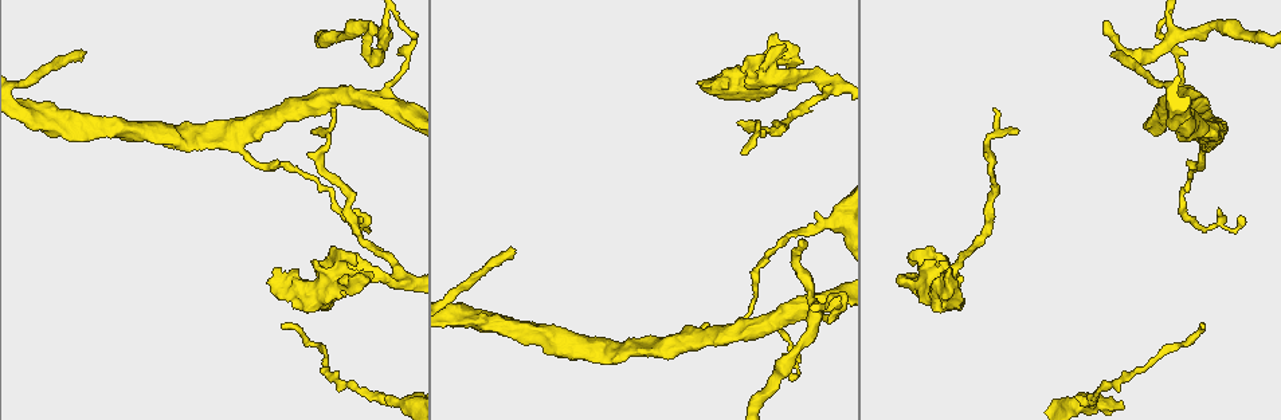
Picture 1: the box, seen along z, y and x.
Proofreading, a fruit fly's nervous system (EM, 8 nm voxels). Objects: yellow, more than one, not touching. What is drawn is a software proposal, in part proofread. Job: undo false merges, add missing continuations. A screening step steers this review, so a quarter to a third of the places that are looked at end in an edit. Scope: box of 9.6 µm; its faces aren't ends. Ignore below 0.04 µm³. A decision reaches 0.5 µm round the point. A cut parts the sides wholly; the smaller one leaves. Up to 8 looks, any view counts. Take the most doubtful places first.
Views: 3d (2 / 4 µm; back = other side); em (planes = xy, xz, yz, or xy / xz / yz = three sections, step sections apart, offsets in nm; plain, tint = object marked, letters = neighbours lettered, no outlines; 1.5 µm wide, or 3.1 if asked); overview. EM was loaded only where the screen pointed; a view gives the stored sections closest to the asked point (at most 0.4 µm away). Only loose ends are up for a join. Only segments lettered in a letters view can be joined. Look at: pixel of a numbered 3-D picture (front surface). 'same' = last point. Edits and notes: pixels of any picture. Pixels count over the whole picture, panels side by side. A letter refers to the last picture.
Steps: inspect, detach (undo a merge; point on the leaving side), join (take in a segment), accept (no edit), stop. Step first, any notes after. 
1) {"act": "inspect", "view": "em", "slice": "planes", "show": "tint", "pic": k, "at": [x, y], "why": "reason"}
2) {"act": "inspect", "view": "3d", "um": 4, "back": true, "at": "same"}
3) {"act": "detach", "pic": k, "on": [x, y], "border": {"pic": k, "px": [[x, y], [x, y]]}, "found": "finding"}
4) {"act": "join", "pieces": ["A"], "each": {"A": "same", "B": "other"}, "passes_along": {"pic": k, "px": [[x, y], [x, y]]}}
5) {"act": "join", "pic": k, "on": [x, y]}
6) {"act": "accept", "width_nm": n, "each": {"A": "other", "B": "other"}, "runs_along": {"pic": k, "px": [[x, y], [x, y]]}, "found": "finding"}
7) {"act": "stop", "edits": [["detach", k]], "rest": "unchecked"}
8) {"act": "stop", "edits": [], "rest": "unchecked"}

{"act": "inspect", "view": "em", "slice": "xz", "step": 8, "show": "letters", "pic": 1, "at": [800, 243], "why": "free end"}

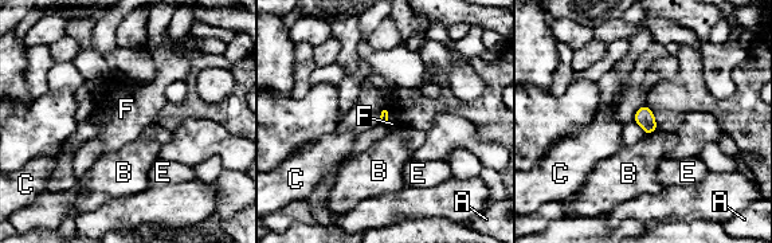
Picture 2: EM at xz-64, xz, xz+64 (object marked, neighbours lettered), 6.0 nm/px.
{"act": "inspect", "view": "em", "slice": "planes", "show": "letters", "at": "same"}

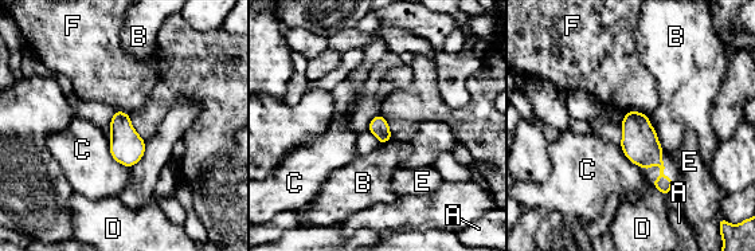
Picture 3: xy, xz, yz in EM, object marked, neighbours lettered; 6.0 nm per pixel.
{"act": "accept", "longest_contact_nm": ["C", 240], "each": {"A": "other", "B": "other", "C": "other", "D": "other", "E": "other", "F": "other"}, "border": {"pic": 3, "px": [[108, 136], [110, 155], [129, 168]]}, "found": "no lettered segment goes on from it"}

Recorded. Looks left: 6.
{"act": "inspect", "view": "3d", "um": 4, "back": true, "pic": 1, "at": [1203, 326], "why": "branch stops here"}

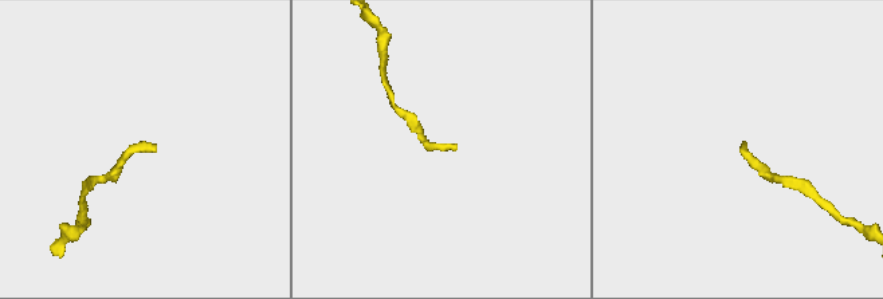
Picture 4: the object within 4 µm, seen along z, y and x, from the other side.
{"act": "inspect", "view": "em", "slice": "planes", "show": "plain", "pic": 4, "at": [155, 149], "why": "now the EM"}

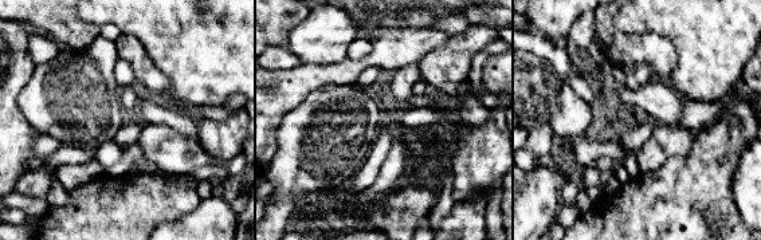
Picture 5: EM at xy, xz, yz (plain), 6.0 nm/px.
{"act": "inspect", "view": "em", "slice": "planes", "show": "letters", "at": "same"}

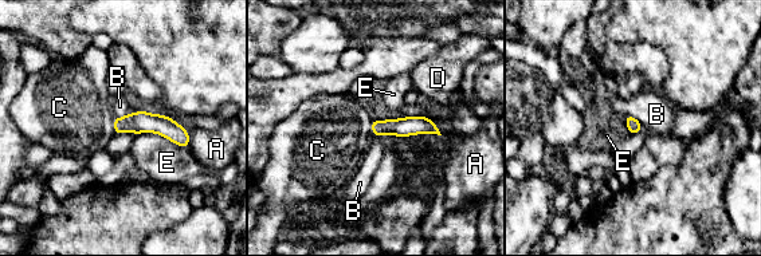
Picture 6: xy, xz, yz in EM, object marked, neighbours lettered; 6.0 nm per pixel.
{"act": "join", "pieces": ["C"], "each": {"A": "other", "B": "other", "C": "same", "D": "other", "E": "other"}, "found": "the cell continues"}

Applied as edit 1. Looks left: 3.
{"act": "stop", "edits": [["join", 6]], "rest": "unchecked"}

